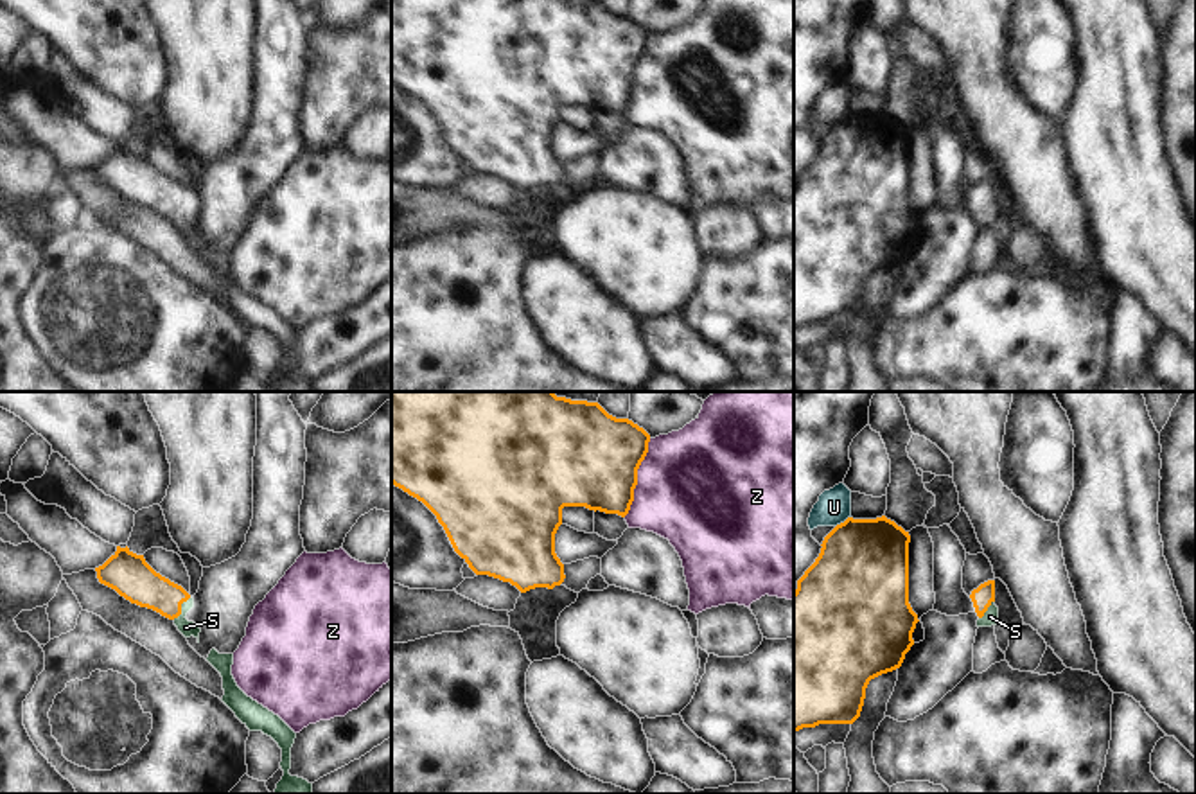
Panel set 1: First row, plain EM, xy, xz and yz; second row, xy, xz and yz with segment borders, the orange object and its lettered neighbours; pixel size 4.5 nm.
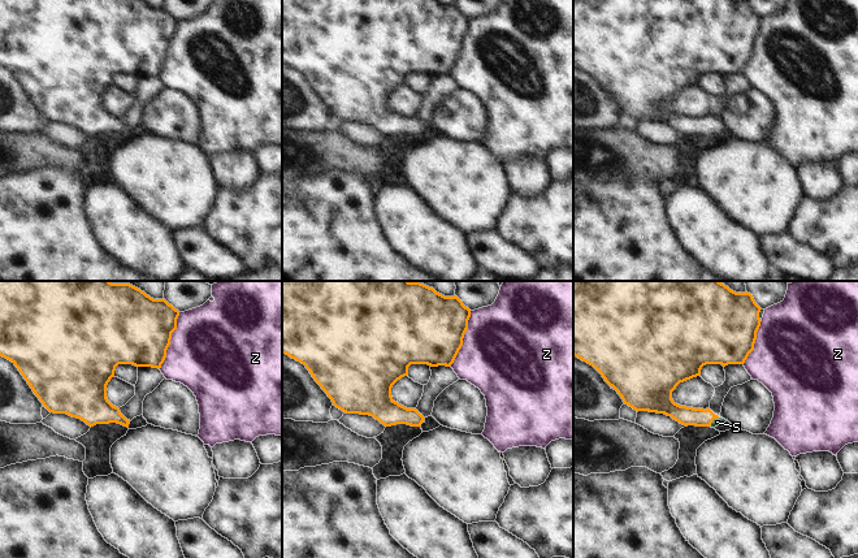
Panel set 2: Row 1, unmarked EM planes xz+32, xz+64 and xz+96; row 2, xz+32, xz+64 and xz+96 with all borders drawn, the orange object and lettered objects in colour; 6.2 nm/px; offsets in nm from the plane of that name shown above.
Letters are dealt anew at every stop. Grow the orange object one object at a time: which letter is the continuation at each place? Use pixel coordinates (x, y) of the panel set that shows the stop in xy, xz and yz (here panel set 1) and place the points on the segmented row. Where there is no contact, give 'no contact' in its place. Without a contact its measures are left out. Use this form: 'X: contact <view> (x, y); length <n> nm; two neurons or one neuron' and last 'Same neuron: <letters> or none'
S: contact xy (180, 608); length 130 nm; one neuron
U: contact yz (844, 521); length 90 nm; two neurons
Z: contact xz (636, 478); length 380 nm; two neurons
Same neuron: S

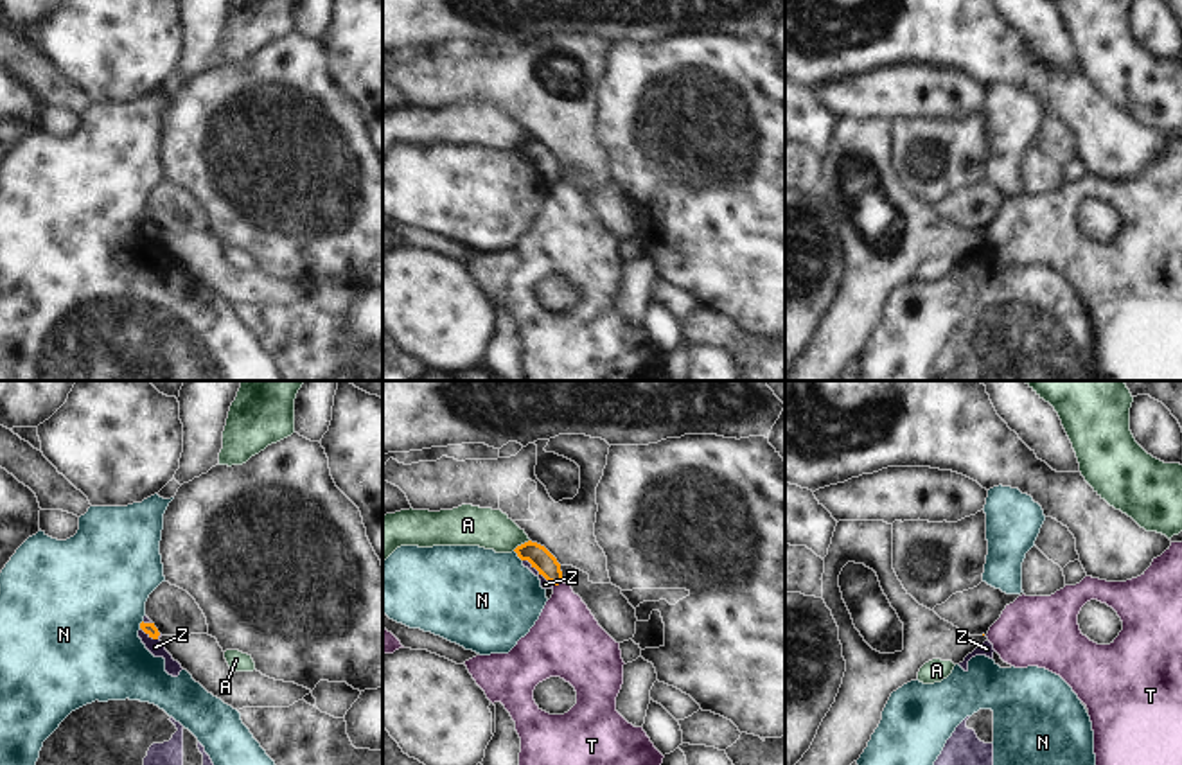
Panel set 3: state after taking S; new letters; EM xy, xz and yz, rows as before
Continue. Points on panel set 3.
A: contact xz (521, 545); length 90 nm; two neurons
N: contact xz (518, 555); length 70 nm; two neurons
T: contact xz (557, 584); length 50 nm; two neurons
Z: contact xz (539, 571); length 180 nm; two neurons
Same neuron: none

